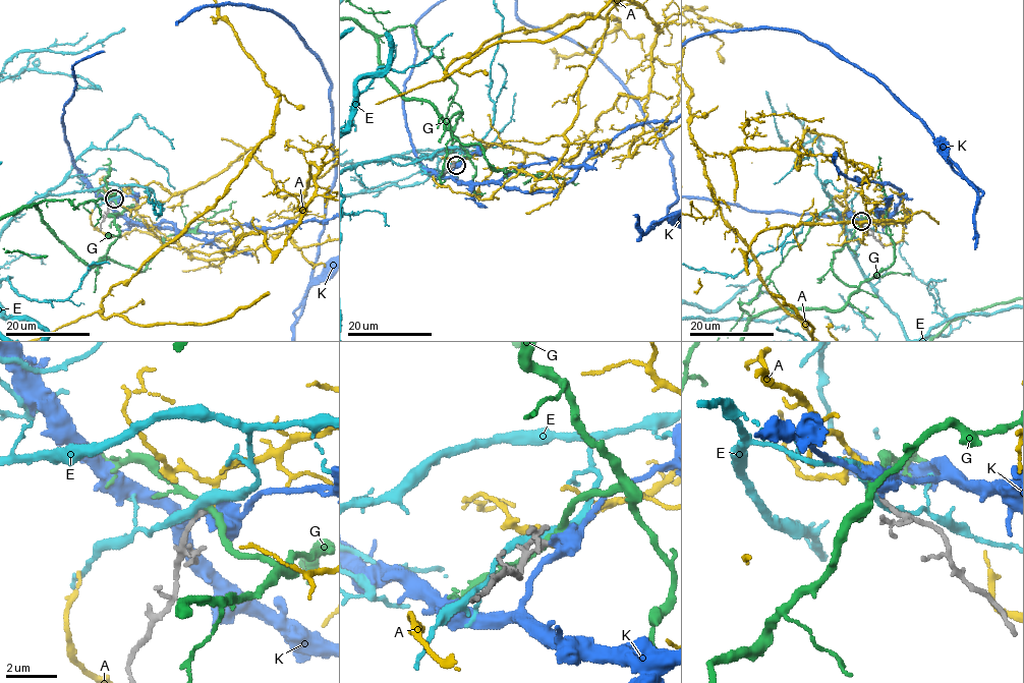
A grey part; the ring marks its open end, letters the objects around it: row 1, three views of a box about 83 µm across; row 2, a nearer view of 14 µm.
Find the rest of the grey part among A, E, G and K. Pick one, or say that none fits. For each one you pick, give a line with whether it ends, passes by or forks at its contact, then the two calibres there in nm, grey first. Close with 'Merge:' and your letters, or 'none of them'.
A: it ends; calibres 220 and 180 nm
Merge: A

